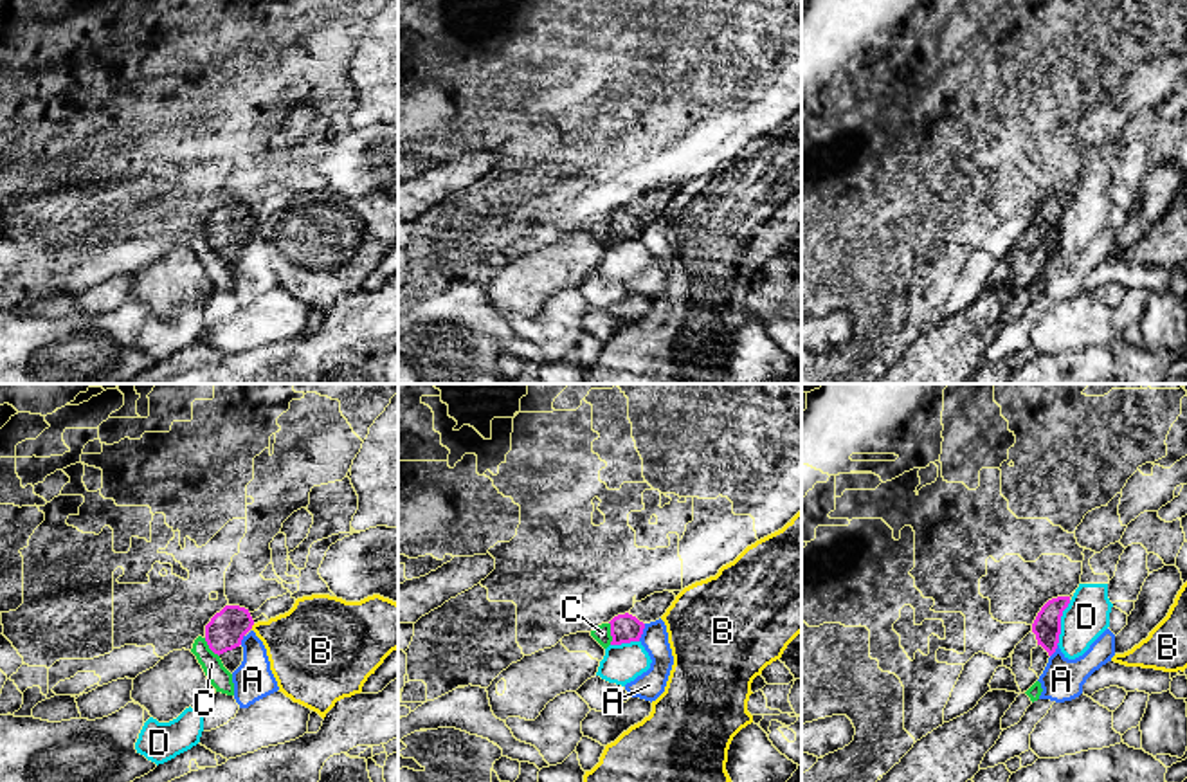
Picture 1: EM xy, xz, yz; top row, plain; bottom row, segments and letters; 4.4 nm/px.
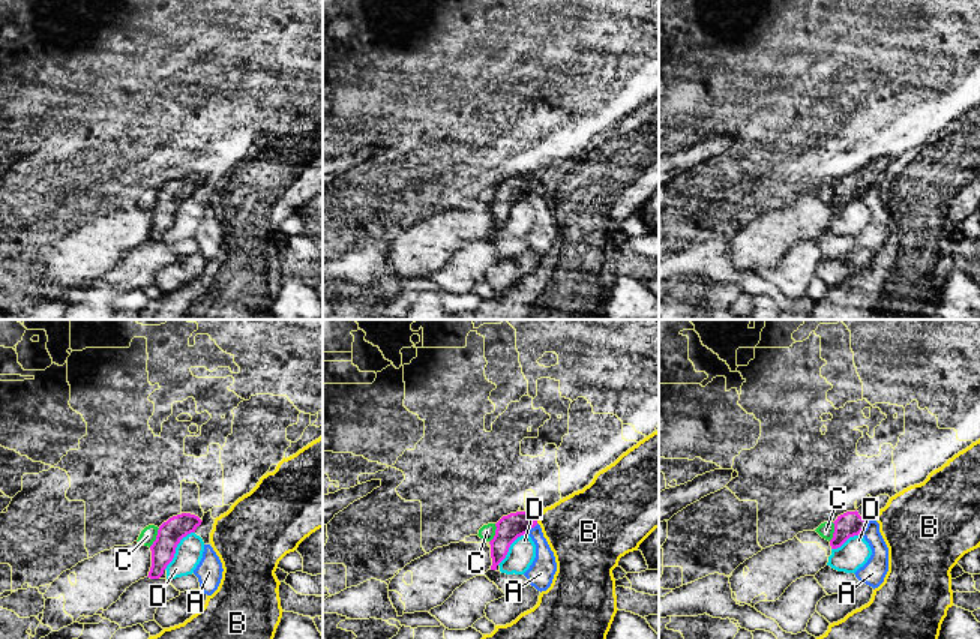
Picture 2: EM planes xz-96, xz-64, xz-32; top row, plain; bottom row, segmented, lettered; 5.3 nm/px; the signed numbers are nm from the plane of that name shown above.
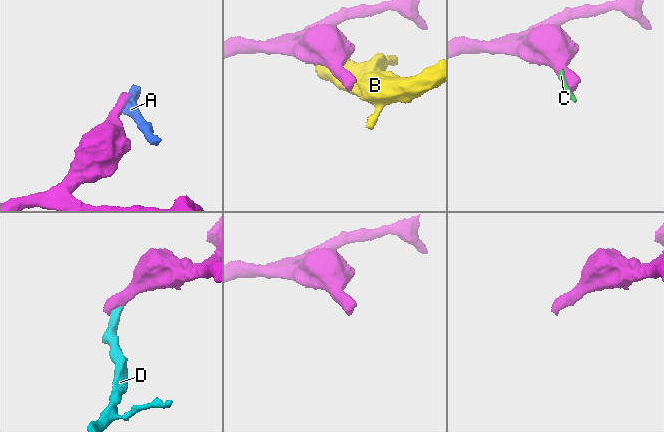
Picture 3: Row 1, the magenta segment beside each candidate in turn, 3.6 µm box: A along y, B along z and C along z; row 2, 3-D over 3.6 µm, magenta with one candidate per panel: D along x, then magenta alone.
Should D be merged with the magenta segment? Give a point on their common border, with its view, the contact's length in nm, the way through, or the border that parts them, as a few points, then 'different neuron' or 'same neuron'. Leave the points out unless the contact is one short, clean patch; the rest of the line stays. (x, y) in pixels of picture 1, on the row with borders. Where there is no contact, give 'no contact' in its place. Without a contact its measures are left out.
yz (1060, 622) | 220 nm | along yz (1070, 600), (1063, 611), (1061, 633), (1056, 644) | different neuron

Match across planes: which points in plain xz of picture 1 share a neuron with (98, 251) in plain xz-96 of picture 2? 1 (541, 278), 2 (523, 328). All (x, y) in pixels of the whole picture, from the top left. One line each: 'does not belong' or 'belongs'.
1: belongs
2: does not belong

